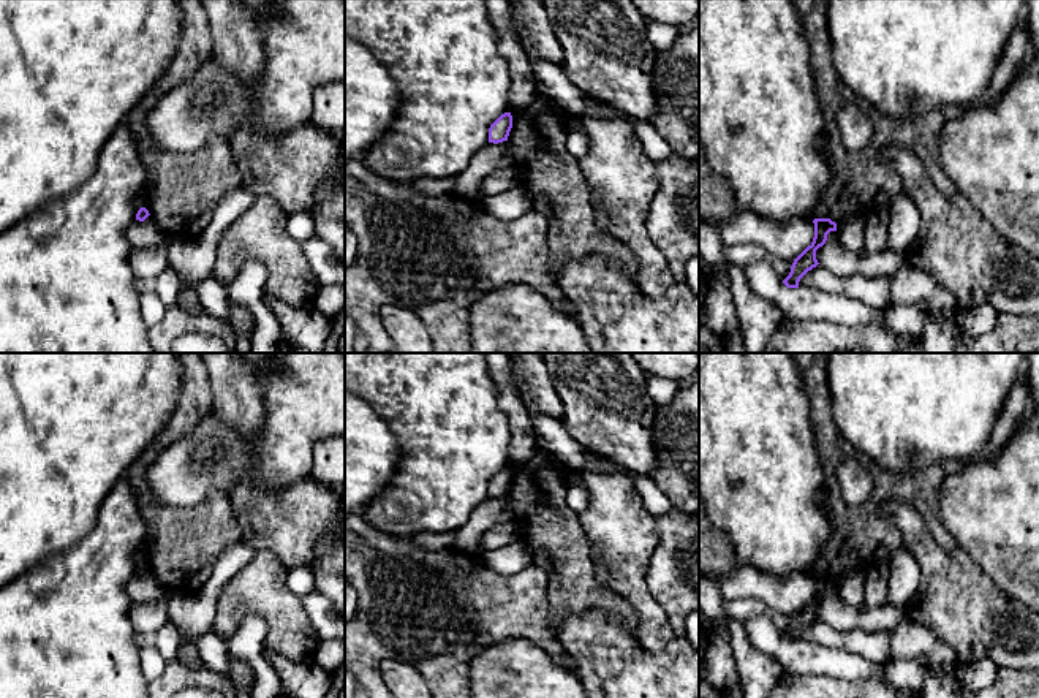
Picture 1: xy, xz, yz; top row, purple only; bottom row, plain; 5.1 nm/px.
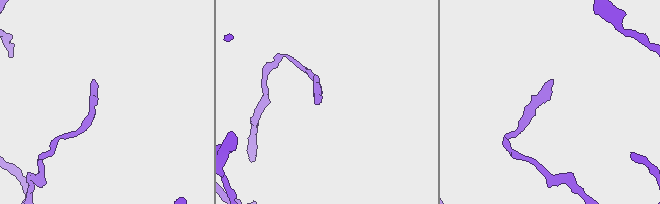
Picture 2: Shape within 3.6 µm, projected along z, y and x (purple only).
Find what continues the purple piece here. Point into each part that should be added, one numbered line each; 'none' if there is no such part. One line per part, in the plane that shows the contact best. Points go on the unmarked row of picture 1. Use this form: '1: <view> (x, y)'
none

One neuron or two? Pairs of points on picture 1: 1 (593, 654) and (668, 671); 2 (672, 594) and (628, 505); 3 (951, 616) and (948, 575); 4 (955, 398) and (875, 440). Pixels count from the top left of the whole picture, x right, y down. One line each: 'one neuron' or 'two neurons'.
1: one neuron
2: two neurons
3: one neuron
4: one neuron

